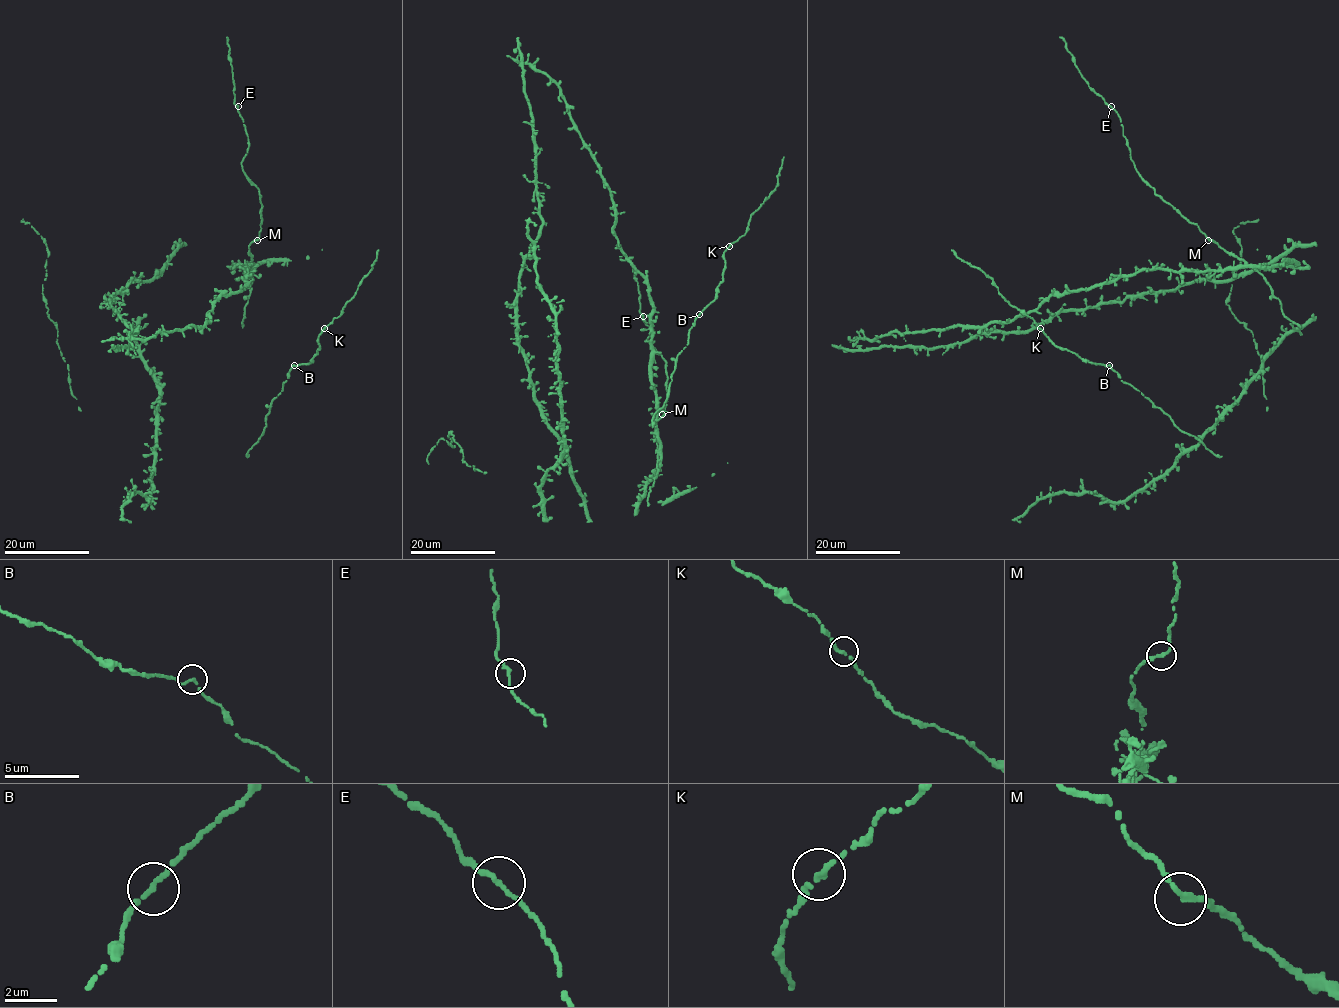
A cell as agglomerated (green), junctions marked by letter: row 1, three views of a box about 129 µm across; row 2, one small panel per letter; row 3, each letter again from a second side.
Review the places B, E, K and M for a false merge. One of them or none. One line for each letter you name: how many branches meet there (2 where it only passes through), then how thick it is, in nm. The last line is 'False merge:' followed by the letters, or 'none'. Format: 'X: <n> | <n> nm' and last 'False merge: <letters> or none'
False merge: none

